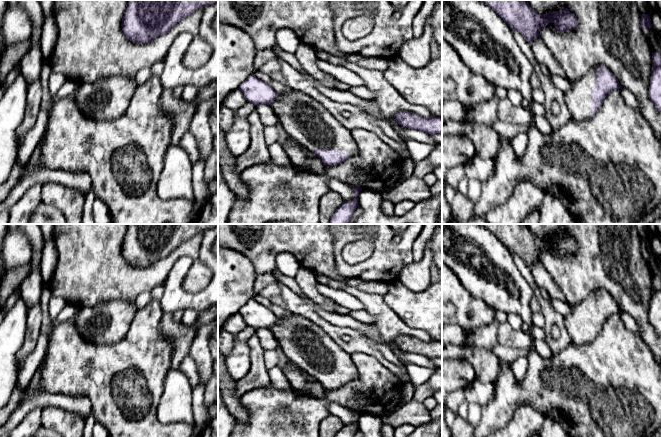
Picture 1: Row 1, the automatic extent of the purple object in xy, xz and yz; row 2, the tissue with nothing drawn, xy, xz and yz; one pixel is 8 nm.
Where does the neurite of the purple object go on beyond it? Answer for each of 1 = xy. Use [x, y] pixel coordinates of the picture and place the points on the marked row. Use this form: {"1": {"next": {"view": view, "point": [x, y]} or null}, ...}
{"1": {"next": null}}

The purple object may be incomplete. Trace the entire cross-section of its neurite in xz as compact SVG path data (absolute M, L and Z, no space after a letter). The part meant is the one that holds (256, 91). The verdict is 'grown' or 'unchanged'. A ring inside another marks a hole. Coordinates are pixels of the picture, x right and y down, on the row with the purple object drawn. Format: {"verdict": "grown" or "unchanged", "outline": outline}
{"verdict": "grown", "outline": "M254 74L250 75L238 89L243 93L247 102L235 112L237 117L247 119L258 105L269 105L288 136L320 158L325 165L337 165L357 152L357 143L351 132L312 97L297 90L278 94L270 84L260 80Z"}

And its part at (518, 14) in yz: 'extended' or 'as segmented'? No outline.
as segmented

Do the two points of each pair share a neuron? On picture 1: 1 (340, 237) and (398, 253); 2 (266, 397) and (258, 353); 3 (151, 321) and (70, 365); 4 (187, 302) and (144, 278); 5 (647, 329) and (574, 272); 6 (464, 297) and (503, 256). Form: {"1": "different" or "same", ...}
{"1": "same", "2": "different", "3": "same", "4": "different", "5": "same", "6": "different"}

